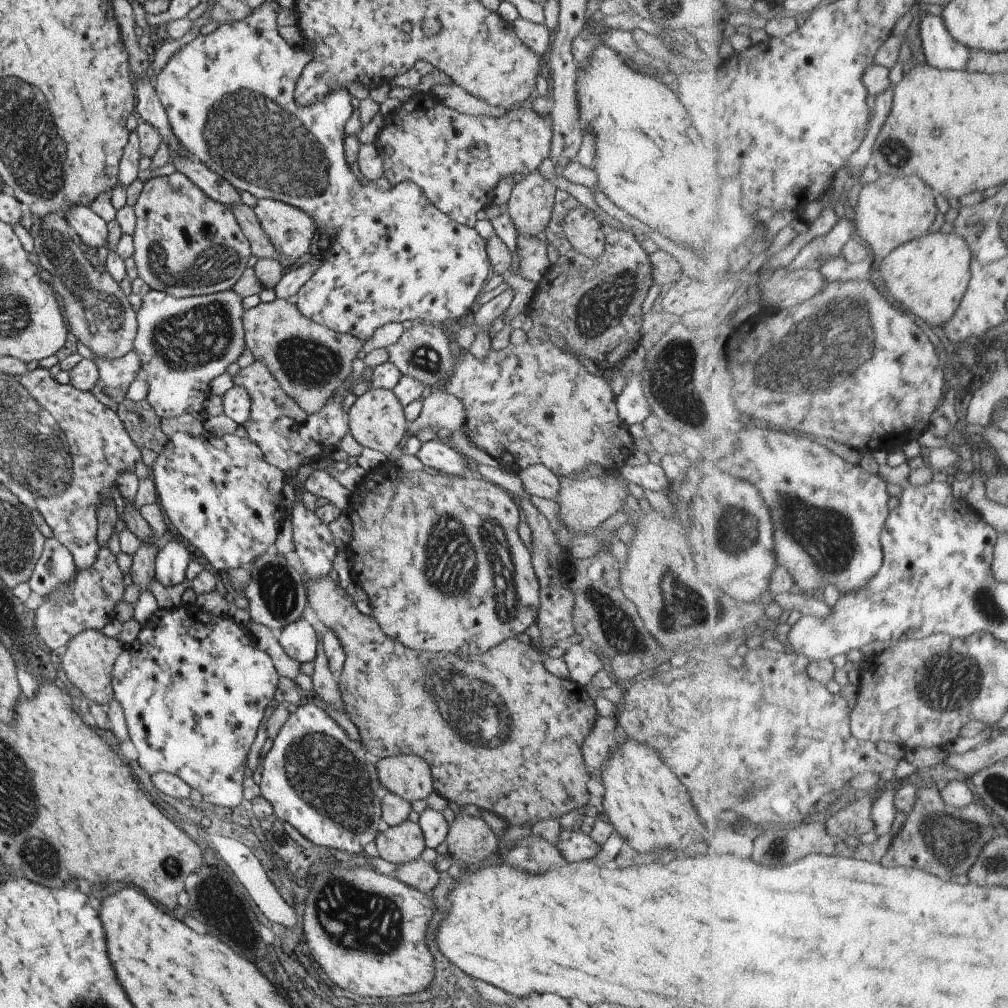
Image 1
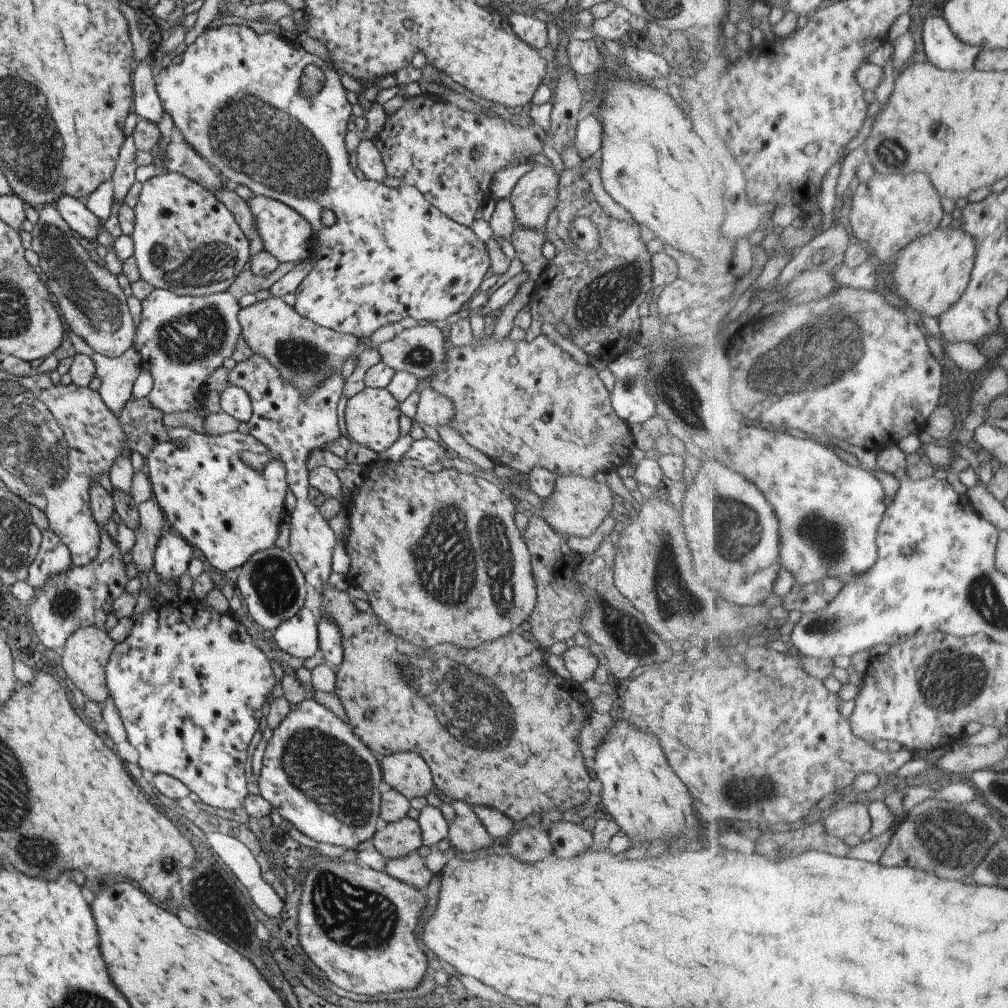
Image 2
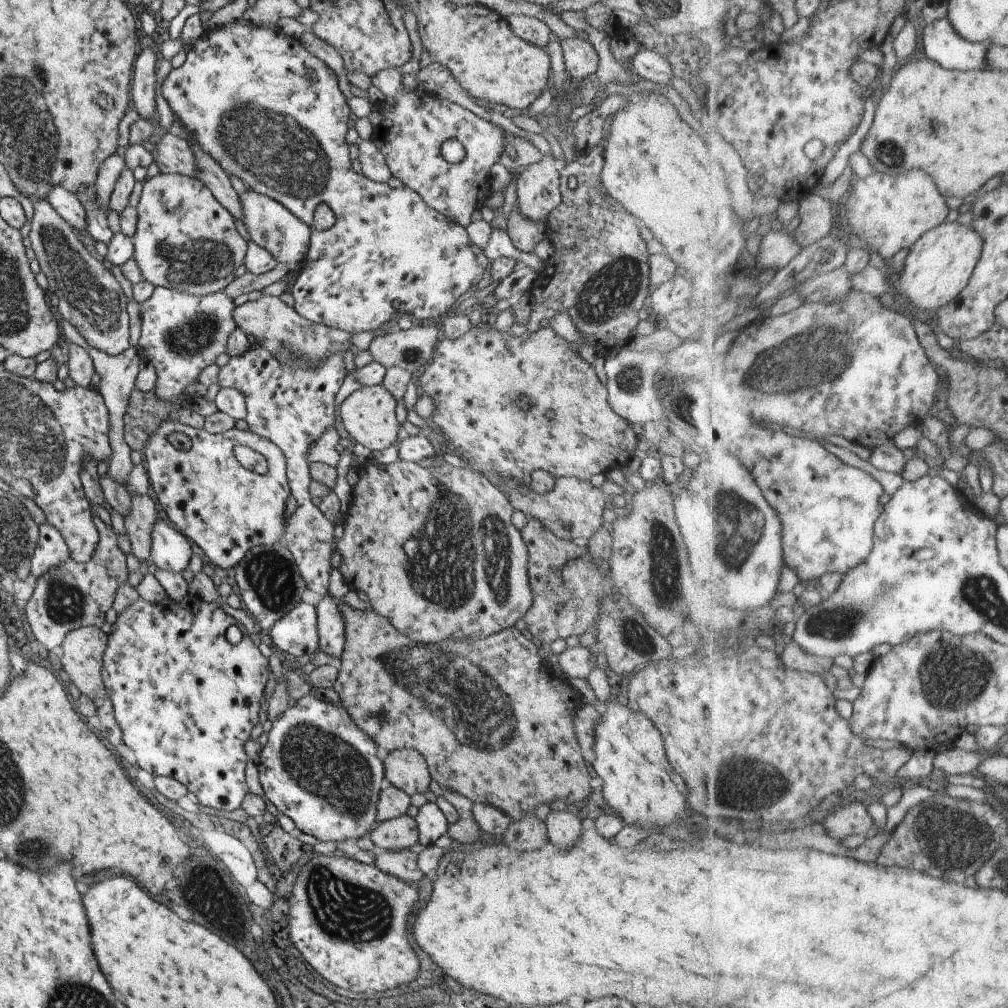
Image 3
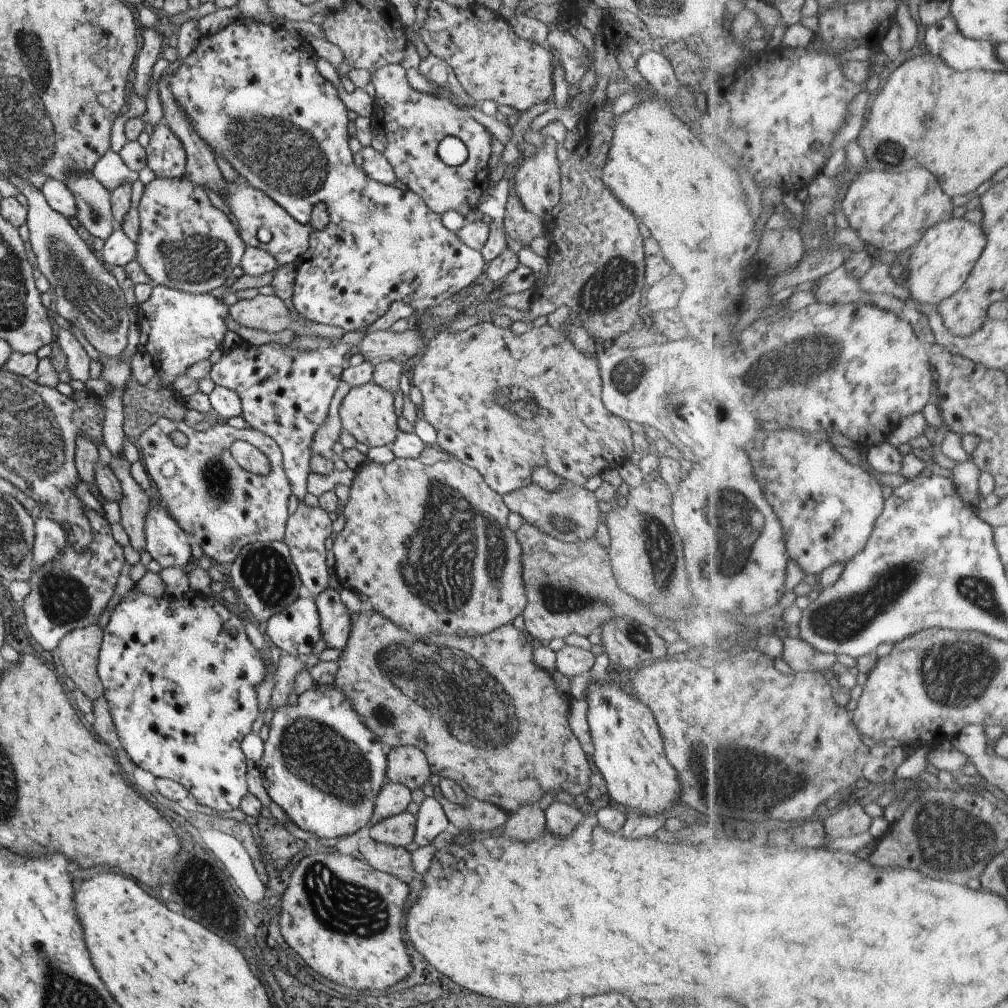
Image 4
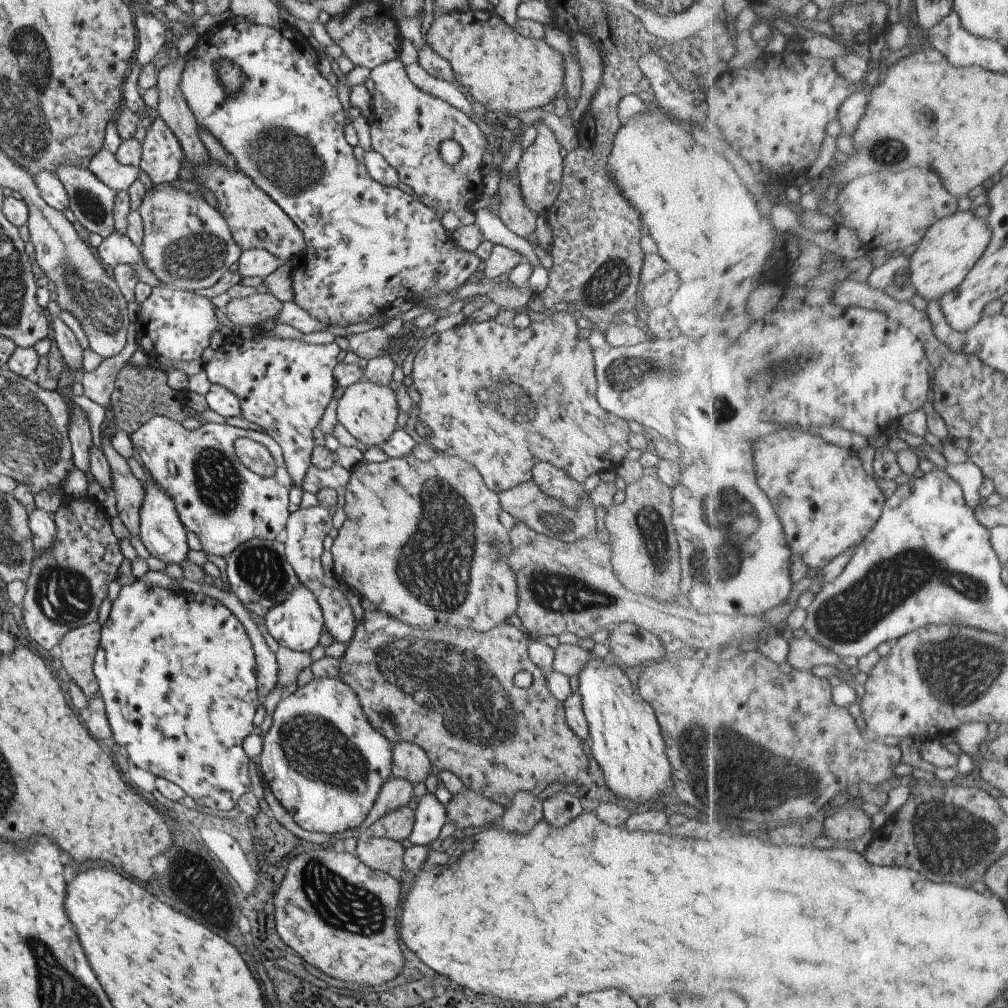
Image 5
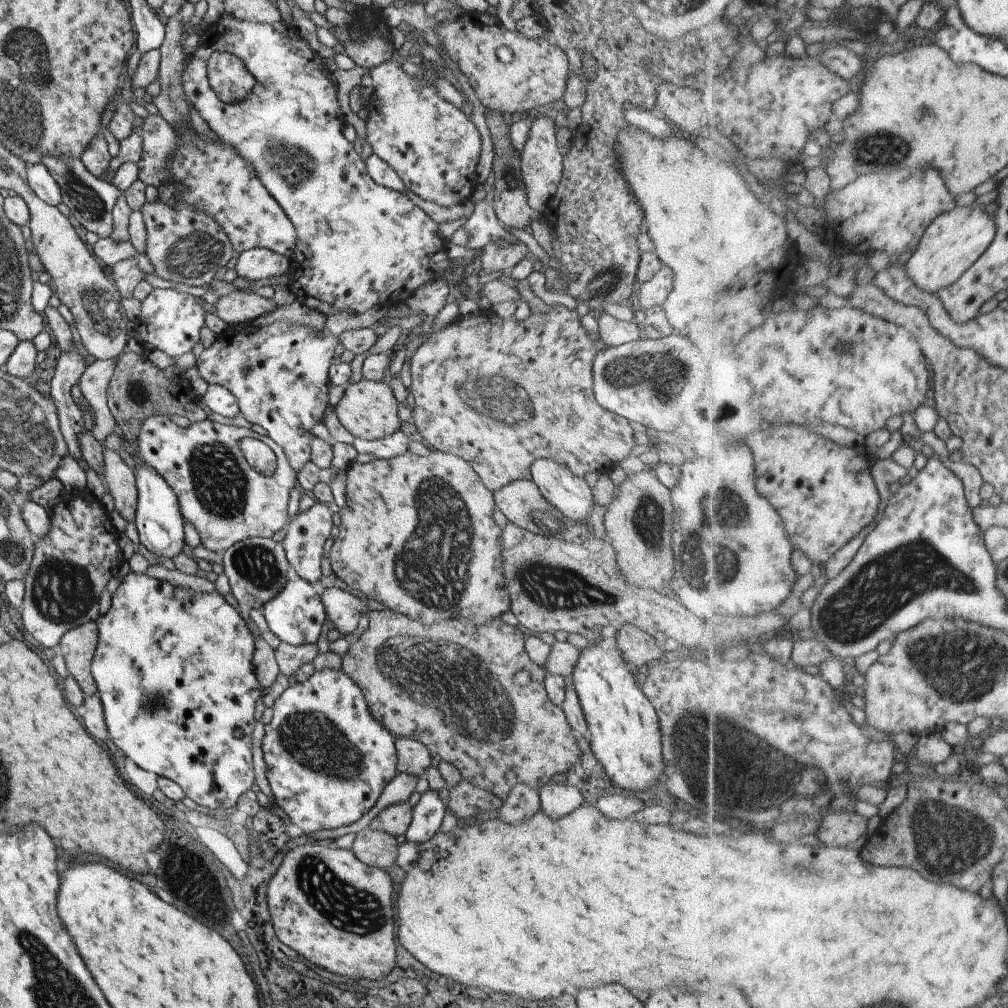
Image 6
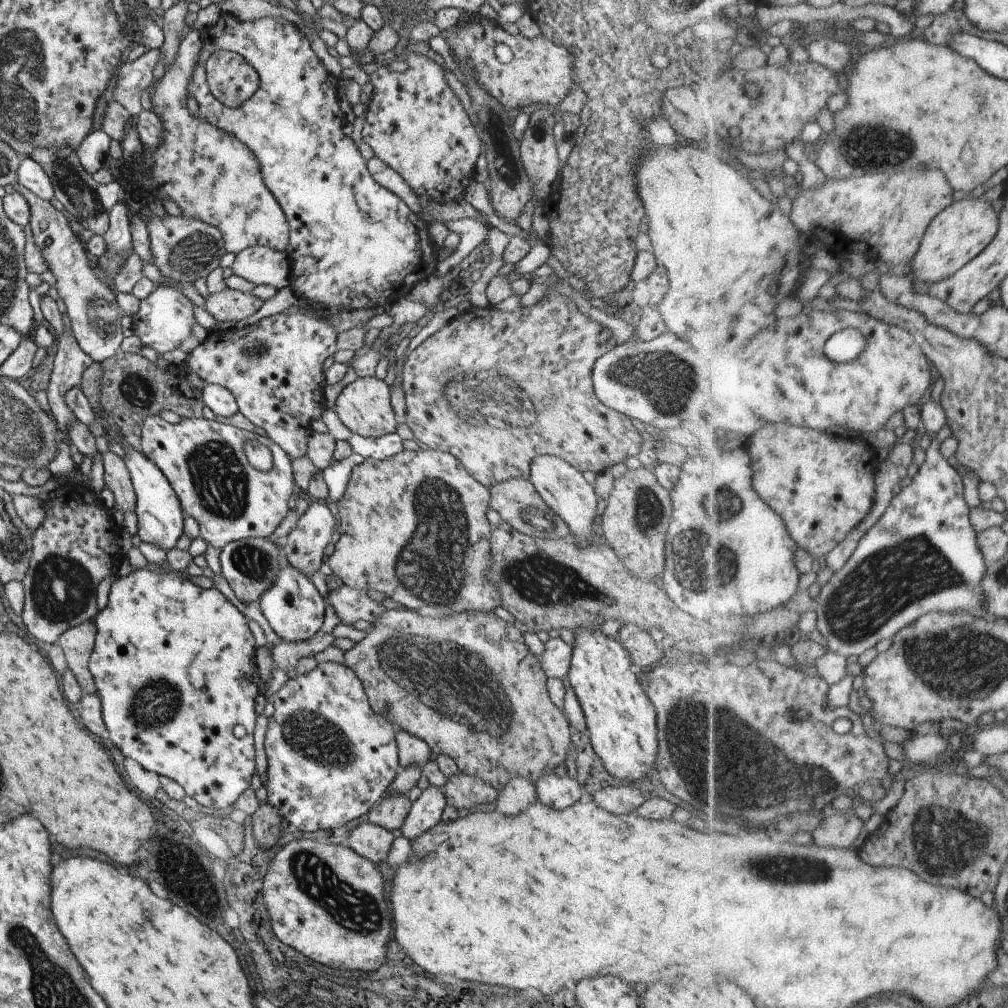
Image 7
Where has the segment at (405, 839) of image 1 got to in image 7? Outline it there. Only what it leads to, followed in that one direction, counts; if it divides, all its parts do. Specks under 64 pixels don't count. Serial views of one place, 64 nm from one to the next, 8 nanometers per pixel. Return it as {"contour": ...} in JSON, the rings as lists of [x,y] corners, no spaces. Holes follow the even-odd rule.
{"contour":[[[385,794],[367,812],[366,820],[373,826],[378,826],[386,831],[393,832],[393,830],[397,830],[402,826],[409,809],[410,801],[406,795]]]}

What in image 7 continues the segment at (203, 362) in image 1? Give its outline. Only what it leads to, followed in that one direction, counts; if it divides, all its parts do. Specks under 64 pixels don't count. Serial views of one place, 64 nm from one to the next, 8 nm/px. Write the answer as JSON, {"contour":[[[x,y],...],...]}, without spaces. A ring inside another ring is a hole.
{"contour":[[[156,286],[153,292],[139,301],[138,310],[131,316],[133,334],[142,346],[153,348],[157,353],[171,352],[191,336],[191,326],[197,323],[193,314],[194,305],[183,293],[171,287]]]}

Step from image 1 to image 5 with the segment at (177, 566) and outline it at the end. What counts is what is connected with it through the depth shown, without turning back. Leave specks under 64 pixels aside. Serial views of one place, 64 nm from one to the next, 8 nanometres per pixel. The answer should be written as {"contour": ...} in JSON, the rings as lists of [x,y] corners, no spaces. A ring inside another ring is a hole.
{"contour":[[[150,481],[144,487],[144,497],[139,509],[139,532],[141,544],[148,550],[150,556],[154,556],[164,562],[166,565],[179,564],[185,560],[187,552],[187,541],[185,539],[186,530],[179,522],[175,507],[170,496],[163,492],[158,485]]]}

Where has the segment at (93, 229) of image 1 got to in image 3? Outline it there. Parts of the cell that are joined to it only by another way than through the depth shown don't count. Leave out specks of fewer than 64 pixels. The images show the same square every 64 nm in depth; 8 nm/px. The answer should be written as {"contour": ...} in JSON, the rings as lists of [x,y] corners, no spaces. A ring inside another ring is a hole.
{"contour":[[[56,186],[50,188],[45,200],[71,228],[86,230],[86,214],[78,195]]]}

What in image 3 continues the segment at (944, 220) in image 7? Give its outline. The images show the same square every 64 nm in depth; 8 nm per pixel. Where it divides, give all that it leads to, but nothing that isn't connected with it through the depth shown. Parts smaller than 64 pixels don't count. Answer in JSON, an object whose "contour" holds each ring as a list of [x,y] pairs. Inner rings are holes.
{"contour":[[[956,222],[943,223],[926,232],[903,260],[903,272],[896,277],[898,295],[905,294],[913,308],[921,308],[929,315],[937,314],[966,290],[982,257],[983,243],[982,236],[971,225]]]}

